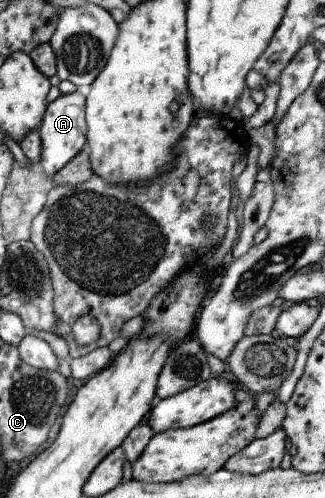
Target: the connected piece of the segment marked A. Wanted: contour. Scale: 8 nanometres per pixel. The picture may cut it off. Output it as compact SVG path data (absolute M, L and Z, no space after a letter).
M74 91L60 95L47 103L42 120L37 128L41 140L40 164L44 174L51 177L72 157L85 149L85 96Z

